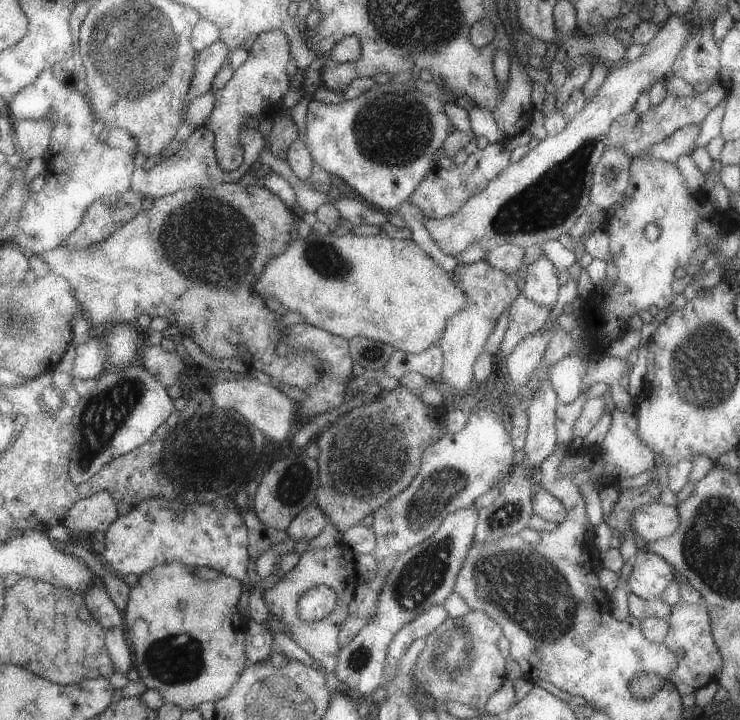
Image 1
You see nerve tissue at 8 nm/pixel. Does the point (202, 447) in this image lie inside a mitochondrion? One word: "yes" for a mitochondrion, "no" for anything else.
yes

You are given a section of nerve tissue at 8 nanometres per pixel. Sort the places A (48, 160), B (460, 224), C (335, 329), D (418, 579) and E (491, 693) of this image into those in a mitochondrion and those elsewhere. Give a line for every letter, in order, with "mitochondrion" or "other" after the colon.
A: other
B: other
C: other
D: mitochondrion
E: other

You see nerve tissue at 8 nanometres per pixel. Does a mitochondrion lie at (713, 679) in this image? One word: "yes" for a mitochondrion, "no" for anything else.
no

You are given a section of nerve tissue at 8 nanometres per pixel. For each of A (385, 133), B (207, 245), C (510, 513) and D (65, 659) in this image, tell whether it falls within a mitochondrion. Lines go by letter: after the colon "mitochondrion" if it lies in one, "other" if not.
A: mitochondrion
B: mitochondrion
C: mitochondrion
D: other

